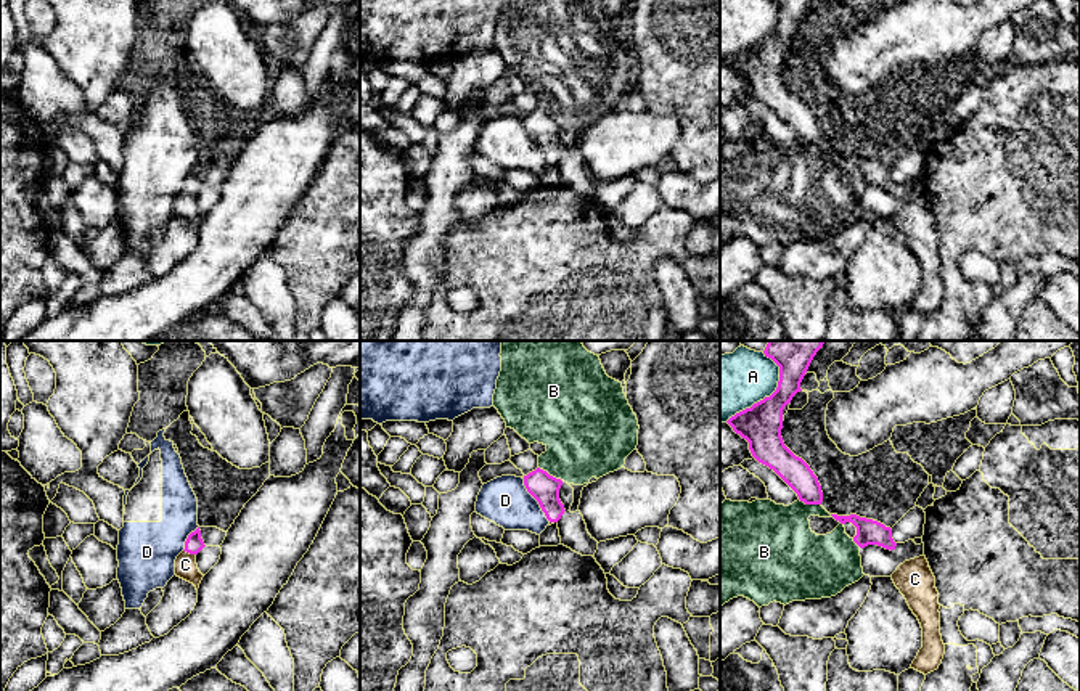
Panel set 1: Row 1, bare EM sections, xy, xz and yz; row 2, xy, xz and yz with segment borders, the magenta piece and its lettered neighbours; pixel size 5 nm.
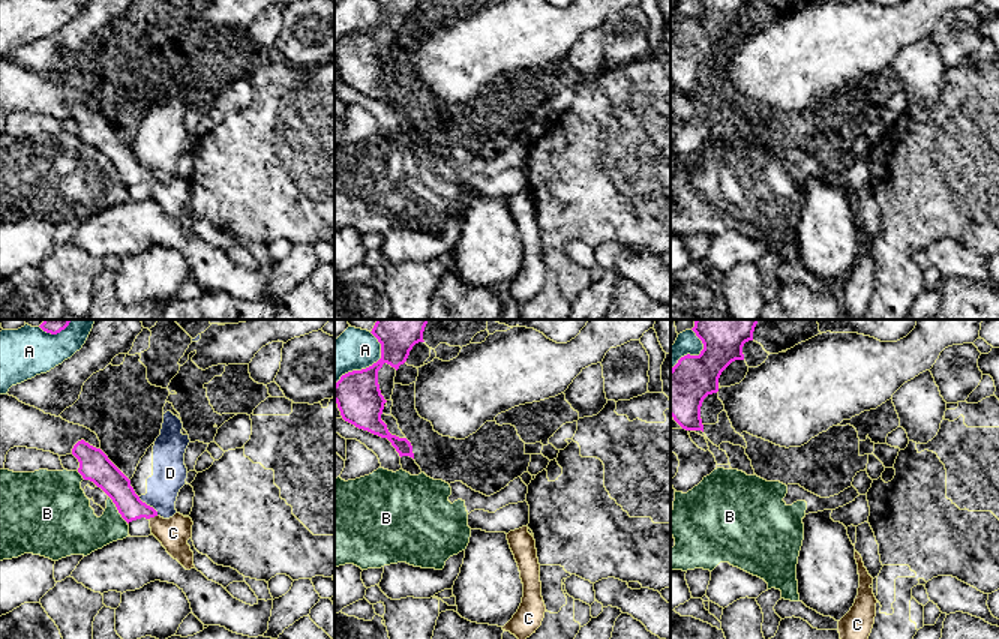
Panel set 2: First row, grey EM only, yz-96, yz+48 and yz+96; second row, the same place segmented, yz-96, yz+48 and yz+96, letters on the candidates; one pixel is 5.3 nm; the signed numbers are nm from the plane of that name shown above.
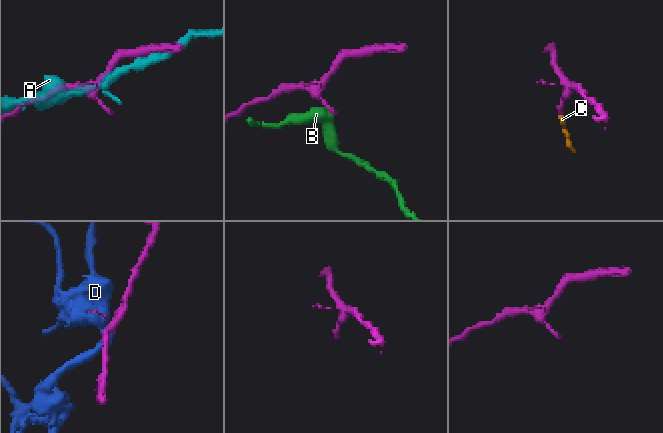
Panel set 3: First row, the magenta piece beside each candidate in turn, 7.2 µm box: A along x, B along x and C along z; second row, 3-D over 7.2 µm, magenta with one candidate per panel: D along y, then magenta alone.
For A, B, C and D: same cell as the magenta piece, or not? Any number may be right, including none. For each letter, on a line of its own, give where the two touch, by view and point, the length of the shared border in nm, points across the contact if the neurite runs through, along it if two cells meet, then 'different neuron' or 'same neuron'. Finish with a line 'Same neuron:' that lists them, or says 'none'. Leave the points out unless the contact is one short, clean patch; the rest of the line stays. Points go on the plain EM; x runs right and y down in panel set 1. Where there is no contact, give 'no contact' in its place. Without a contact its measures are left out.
A: meets magenta in yz at (765, 37); contact 400 nm long; different neuron
B: meets magenta in xz at (548, 114); contact 140 nm long; border along xz (539, 106), (561, 121); different neuron
C: meets magenta in xy at (190, 193); contact 70 nm long; runs through xy (193, 185), (190, 193), (185, 204); same neuron
D: meets magenta in xz at (535, 139); contact 260 nm long; border along xz (523, 119), (527, 132), (550, 161); different neuron
Same neuron: C

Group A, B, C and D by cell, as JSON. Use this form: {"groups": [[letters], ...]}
{"groups": [["A"], ["B"], ["C"], ["D"]]}

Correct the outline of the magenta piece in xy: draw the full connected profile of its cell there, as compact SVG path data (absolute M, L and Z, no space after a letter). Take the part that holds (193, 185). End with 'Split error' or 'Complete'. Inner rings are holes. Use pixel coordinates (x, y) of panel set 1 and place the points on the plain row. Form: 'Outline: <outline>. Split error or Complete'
Outline: M199 167L191 172L185 182L185 190L175 199L175 215L193 223L196 230L202 220L202 214L196 204L196 194L204 188Z. Split error

